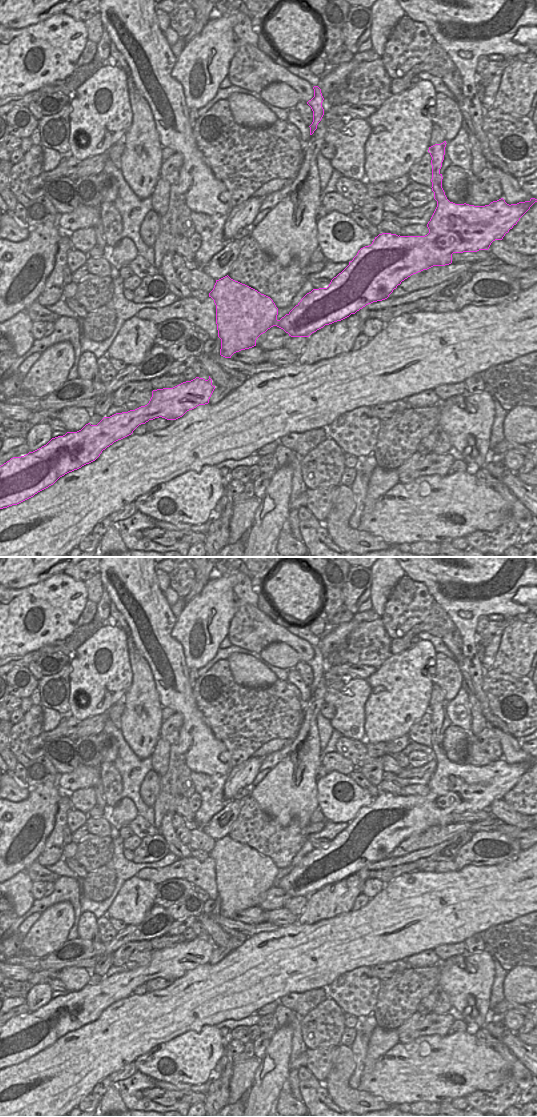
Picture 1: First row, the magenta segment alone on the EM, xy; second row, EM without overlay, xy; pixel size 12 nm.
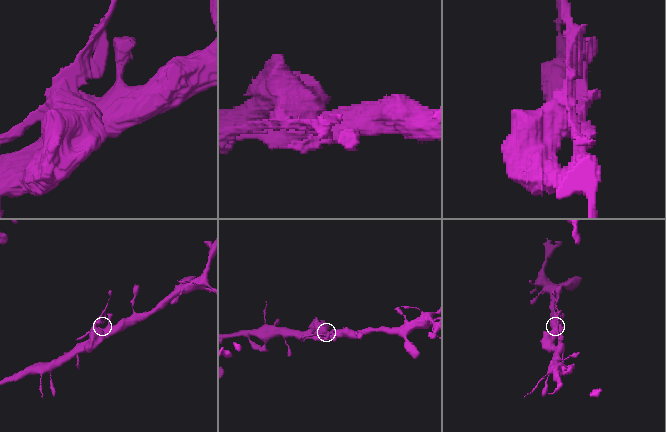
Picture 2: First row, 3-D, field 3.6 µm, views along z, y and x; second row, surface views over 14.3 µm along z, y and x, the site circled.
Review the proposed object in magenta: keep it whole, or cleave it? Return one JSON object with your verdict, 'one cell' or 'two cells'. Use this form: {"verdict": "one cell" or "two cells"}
{"verdict": "two cells"}

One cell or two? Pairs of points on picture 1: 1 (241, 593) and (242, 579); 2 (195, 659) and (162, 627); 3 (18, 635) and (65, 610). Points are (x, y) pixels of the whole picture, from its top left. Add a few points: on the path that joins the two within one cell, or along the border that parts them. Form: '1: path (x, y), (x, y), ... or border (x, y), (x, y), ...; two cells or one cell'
1: path (241, 590), (241, 582); one cell
2: border (175, 622), (171, 635), (181, 645), (187, 668); two cells
3: path (30, 634), (39, 632), (53, 616); one cell

